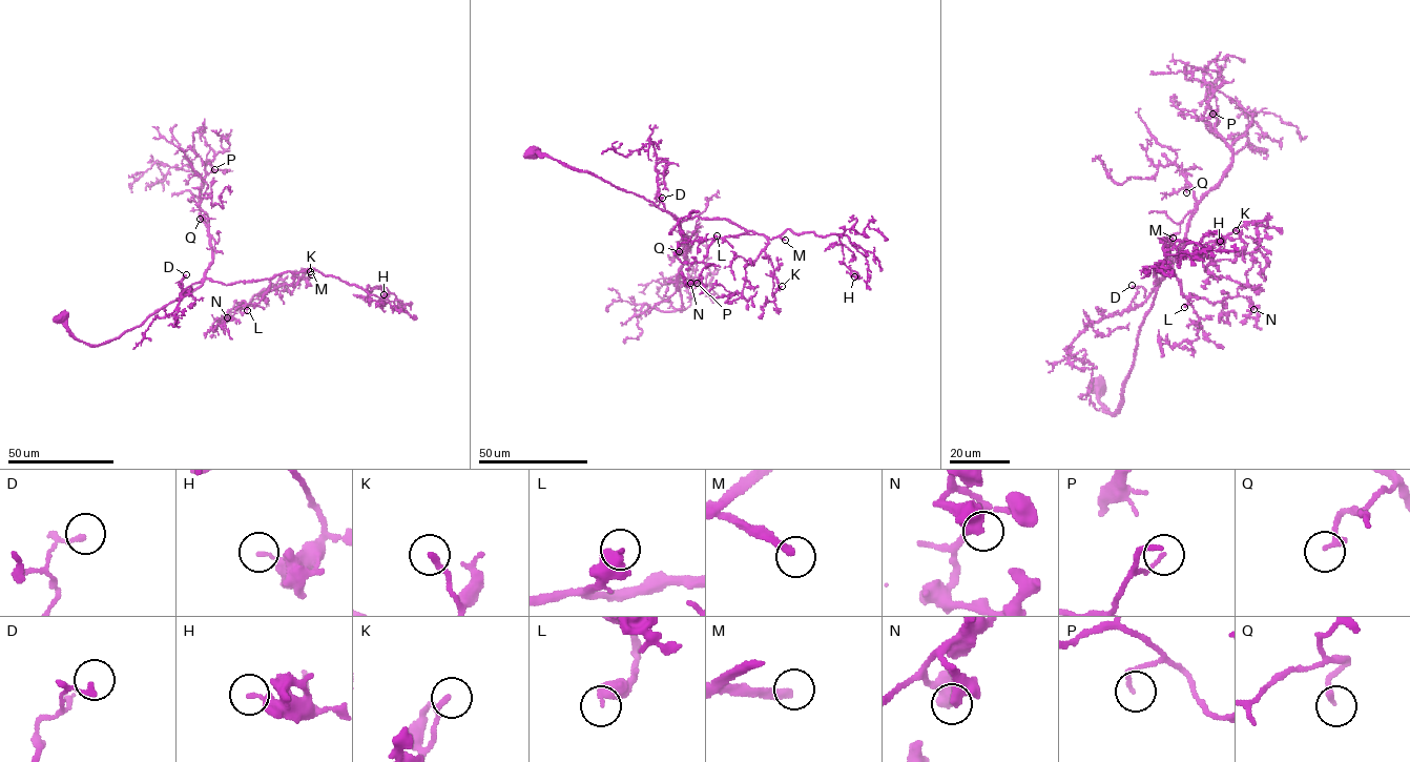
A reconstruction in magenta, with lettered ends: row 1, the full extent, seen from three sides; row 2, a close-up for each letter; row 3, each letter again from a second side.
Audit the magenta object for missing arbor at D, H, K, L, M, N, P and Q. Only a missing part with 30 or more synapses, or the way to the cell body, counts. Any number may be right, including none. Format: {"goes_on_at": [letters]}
{"goes_on_at": ["M"]}

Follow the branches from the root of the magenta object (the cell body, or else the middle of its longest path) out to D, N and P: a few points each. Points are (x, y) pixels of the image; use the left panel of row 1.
D: (63, 316), (80, 341), (94, 345), (107, 342), (202, 284), (193, 284), (185, 291), (182, 277), (186, 274)
N: (63, 316), (76, 338), (97, 345), (206, 279), (230, 284), (280, 275), (257, 303), (243, 301), (227, 317)
P: (63, 316), (76, 338), (97, 345), (138, 327), (201, 285), (212, 251), (200, 191), (214, 169)

